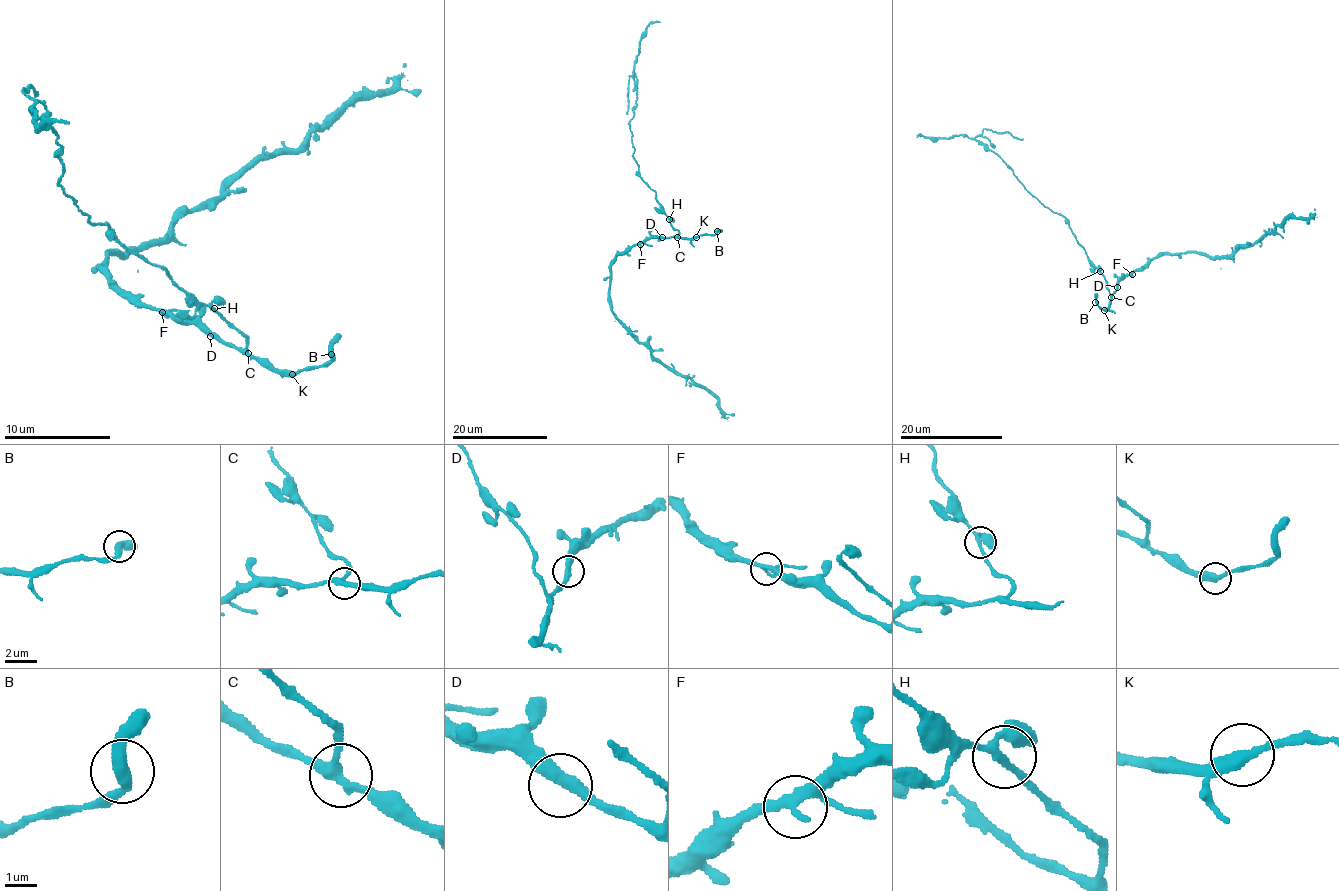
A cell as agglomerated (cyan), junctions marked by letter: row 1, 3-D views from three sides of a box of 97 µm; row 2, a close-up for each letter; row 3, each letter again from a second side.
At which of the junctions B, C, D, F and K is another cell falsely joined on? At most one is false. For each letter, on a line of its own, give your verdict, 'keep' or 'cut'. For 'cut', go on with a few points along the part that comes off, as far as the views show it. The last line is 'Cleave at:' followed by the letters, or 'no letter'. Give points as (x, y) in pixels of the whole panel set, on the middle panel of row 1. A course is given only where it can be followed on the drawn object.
B: keep
C: cut | (678, 237), (655, 193), (639, 174), (629, 121), (637, 97), (633, 80), (641, 33), (650, 24), (659, 22)
D: keep
F: keep
K: keep
Cleave at: C

